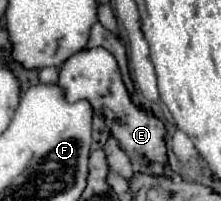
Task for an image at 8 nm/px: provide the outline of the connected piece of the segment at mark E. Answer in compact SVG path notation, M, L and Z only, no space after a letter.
M92 48L92 50L82 50L74 56L70 56L60 70L60 80L58 84L66 90L68 94L68 102L76 102L80 98L90 100L90 104L94 106L96 112L102 112L106 118L106 124L112 130L112 136L120 142L120 146L128 152L130 160L140 160L142 168L140 172L148 172L148 162L160 162L160 164L168 164L166 162L166 148L164 148L164 124L154 118L150 112L138 110L132 100L128 90L124 88L116 58L104 50L104 48Z

